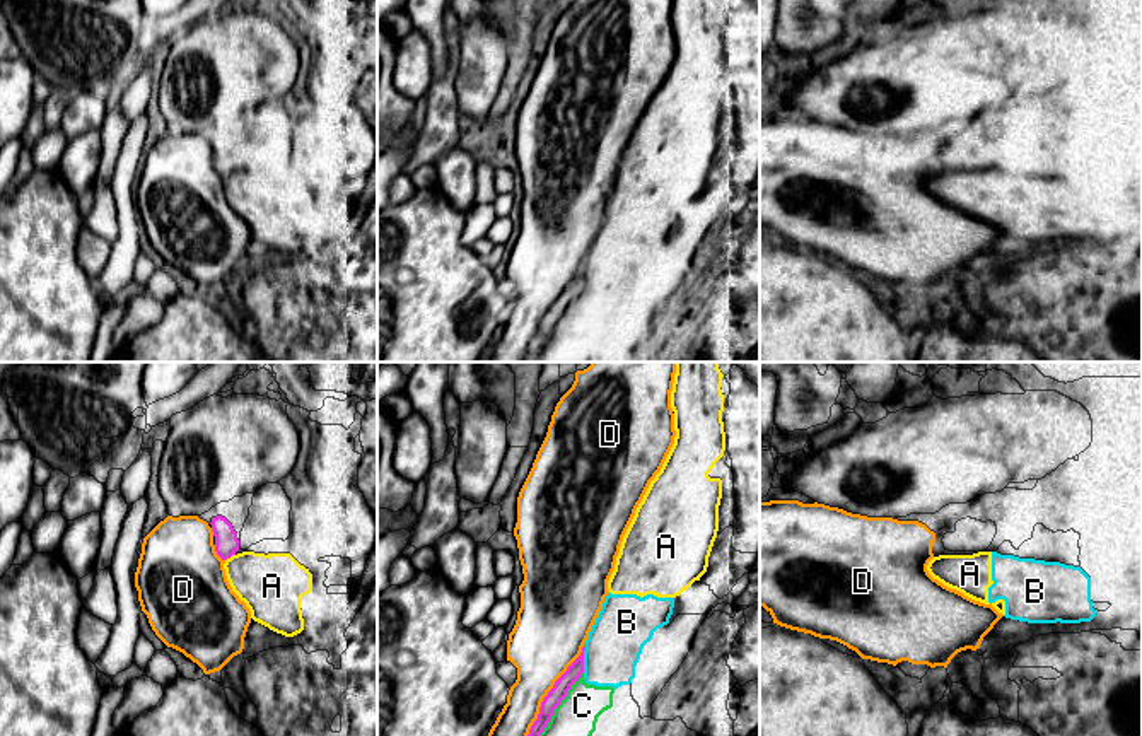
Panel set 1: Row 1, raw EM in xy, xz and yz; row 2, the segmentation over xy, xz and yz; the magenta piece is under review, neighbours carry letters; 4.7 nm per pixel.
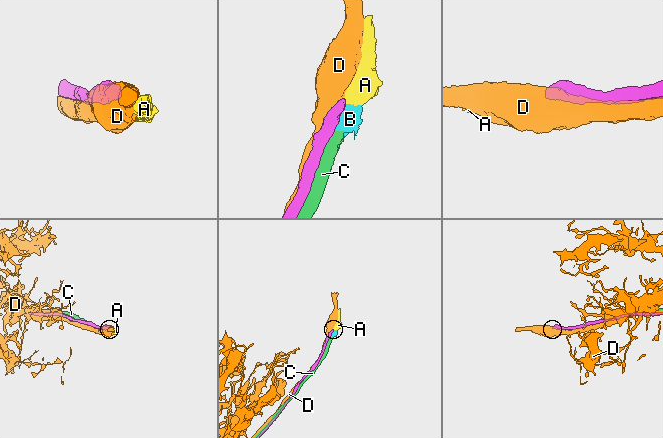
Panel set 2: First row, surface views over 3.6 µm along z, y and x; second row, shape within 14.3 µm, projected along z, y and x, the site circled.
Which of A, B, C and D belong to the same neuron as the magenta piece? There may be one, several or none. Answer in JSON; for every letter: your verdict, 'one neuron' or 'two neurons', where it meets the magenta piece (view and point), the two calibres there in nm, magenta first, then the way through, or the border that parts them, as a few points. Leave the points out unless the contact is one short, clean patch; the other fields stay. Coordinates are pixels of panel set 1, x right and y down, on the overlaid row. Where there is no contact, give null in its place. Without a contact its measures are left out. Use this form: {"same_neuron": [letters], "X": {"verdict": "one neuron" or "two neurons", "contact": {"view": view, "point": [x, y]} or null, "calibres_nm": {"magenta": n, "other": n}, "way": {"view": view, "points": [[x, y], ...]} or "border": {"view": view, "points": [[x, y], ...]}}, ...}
{"same_neuron": [], "A": {"verdict": "two neurons", "contact": {"view": "xy", "point": [229, 557]}, "calibres_nm": {"magenta": 110, "other": 300}, "border": {"view": "xy", "points": [[234, 554], [226, 560]]}}, "B": {"verdict": "two neurons", "contact": {"view": "xz", "point": [582, 658]}, "calibres_nm": {"magenta": 80, "other": 260}, "border": {"view": "xz", "points": [[586, 644], [582, 671]]}}, "C": {"verdict": "two neurons", "contact": {"view": "xz", "point": [559, 704]}, "calibres_nm": {"magenta": 80, "other": 190}}, "D": {"verdict": "two neurons", "contact": {"view": "xz", "point": [552, 689]}, "calibres_nm": {"magenta": 80, "other": 340}}}

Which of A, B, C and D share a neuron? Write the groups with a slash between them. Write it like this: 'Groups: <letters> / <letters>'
Groups: A B C / D

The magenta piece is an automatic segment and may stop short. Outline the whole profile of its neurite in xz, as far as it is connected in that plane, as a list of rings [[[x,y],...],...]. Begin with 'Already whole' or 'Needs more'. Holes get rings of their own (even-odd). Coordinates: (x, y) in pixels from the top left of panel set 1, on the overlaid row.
Already whole. [[[586,644],[582,647],[580,656],[567,668],[567,671],[555,681],[553,688],[543,698],[538,719],[531,726],[527,736],[539,736],[543,733],[543,729],[548,726],[555,709],[567,697],[567,692],[570,690],[570,686],[584,673],[584,651],[586,651]]]

